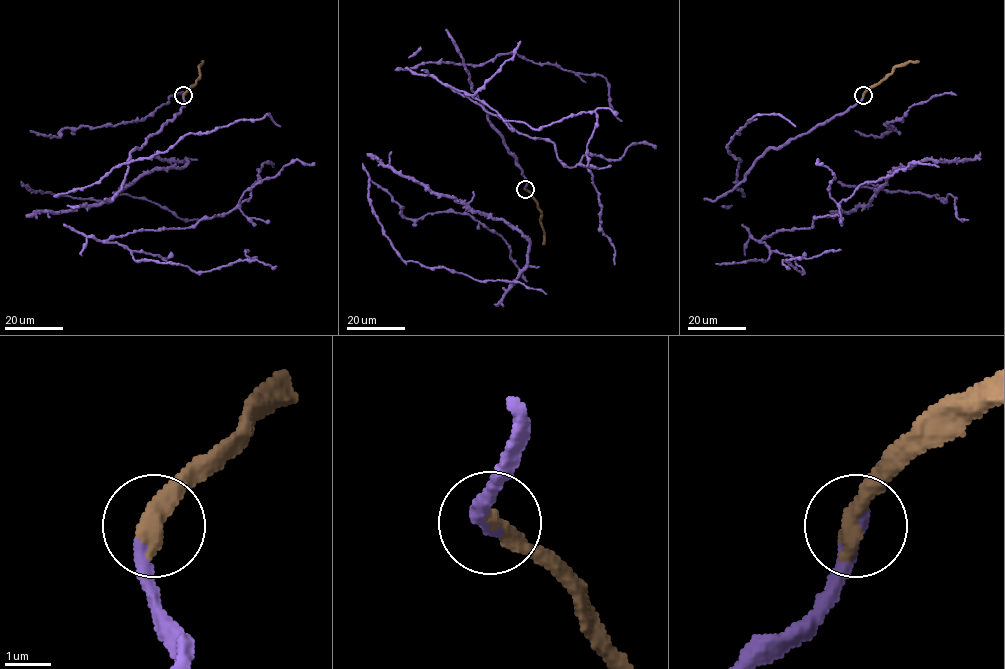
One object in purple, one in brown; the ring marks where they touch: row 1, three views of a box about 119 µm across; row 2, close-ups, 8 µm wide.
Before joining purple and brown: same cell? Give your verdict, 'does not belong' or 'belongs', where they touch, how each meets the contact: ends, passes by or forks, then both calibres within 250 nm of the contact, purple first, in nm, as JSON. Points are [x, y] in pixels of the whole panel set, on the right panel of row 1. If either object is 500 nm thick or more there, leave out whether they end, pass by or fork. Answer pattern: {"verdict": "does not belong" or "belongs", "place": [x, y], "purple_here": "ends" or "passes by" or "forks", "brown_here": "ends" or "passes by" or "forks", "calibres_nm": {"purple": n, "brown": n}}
{"verdict": "belongs", "place": [863, 95], "calibres_nm": {"purple": 320, "brown": 550}}

